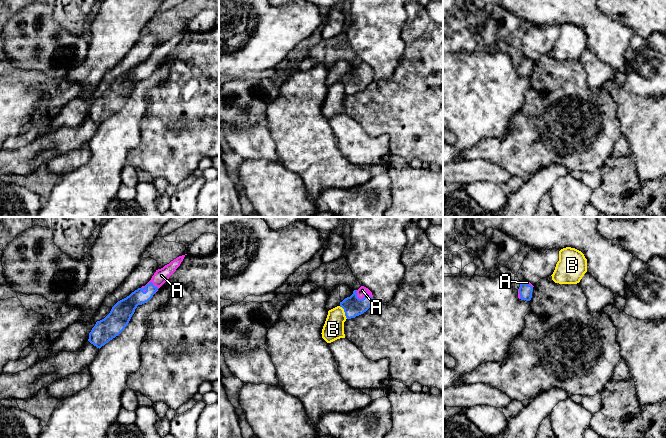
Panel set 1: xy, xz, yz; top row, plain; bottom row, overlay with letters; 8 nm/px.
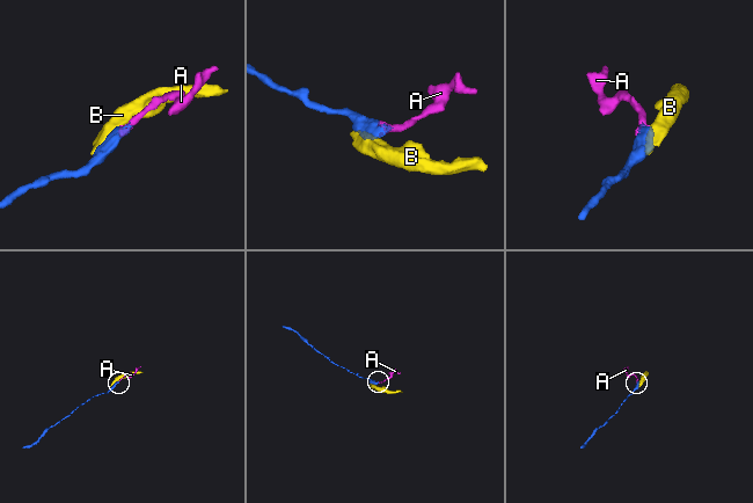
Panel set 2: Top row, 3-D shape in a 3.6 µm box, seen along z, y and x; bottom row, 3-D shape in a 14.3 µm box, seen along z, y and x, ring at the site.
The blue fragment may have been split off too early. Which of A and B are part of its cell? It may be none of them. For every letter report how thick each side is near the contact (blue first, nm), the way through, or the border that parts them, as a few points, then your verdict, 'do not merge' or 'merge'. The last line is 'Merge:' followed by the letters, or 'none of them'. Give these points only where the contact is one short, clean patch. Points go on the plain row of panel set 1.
A: calibres 120 and 110 nm; way xy (138, 73), (150, 58), (161, 51); merge
B: calibres 160 and 170 nm; do not merge
Merge: A

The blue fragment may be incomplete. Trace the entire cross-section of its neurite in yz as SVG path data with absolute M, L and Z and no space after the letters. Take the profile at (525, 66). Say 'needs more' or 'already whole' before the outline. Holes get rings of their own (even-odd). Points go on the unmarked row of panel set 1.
needs more | M520 57L518 65L518 74L521 76L530 77L532 74L533 61L528 57Z

